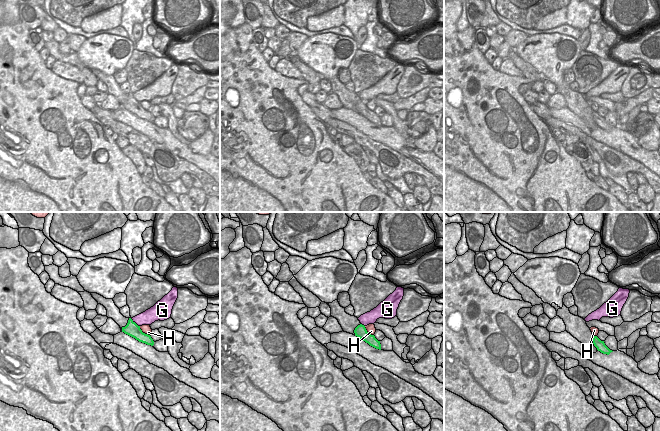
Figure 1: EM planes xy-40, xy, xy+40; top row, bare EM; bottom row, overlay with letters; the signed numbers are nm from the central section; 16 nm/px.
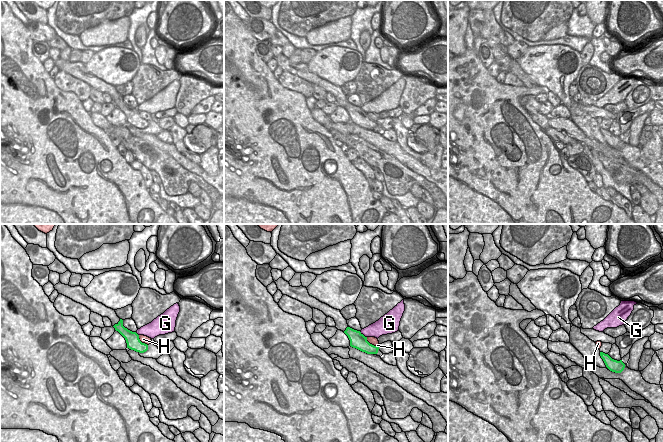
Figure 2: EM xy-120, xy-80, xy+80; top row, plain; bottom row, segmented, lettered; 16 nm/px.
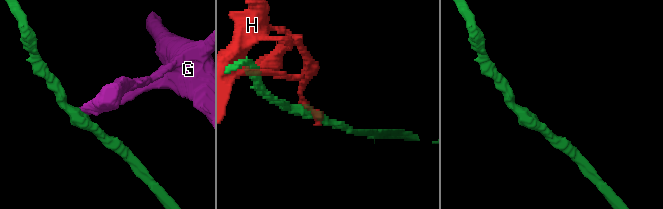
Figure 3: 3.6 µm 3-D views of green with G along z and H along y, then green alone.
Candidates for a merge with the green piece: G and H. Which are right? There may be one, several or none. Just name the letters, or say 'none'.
none

